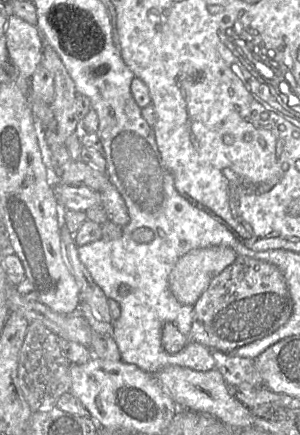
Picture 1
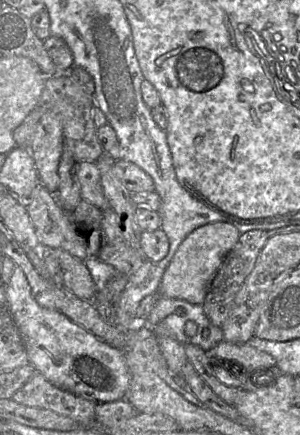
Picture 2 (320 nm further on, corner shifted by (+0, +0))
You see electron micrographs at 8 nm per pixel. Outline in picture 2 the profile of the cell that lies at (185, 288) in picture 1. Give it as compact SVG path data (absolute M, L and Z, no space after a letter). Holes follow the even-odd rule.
M226 222L209 223L191 232L180 244L166 268L158 291L140 301L135 317L148 317L160 296L203 305L224 258L236 245L240 235L236 227Z

